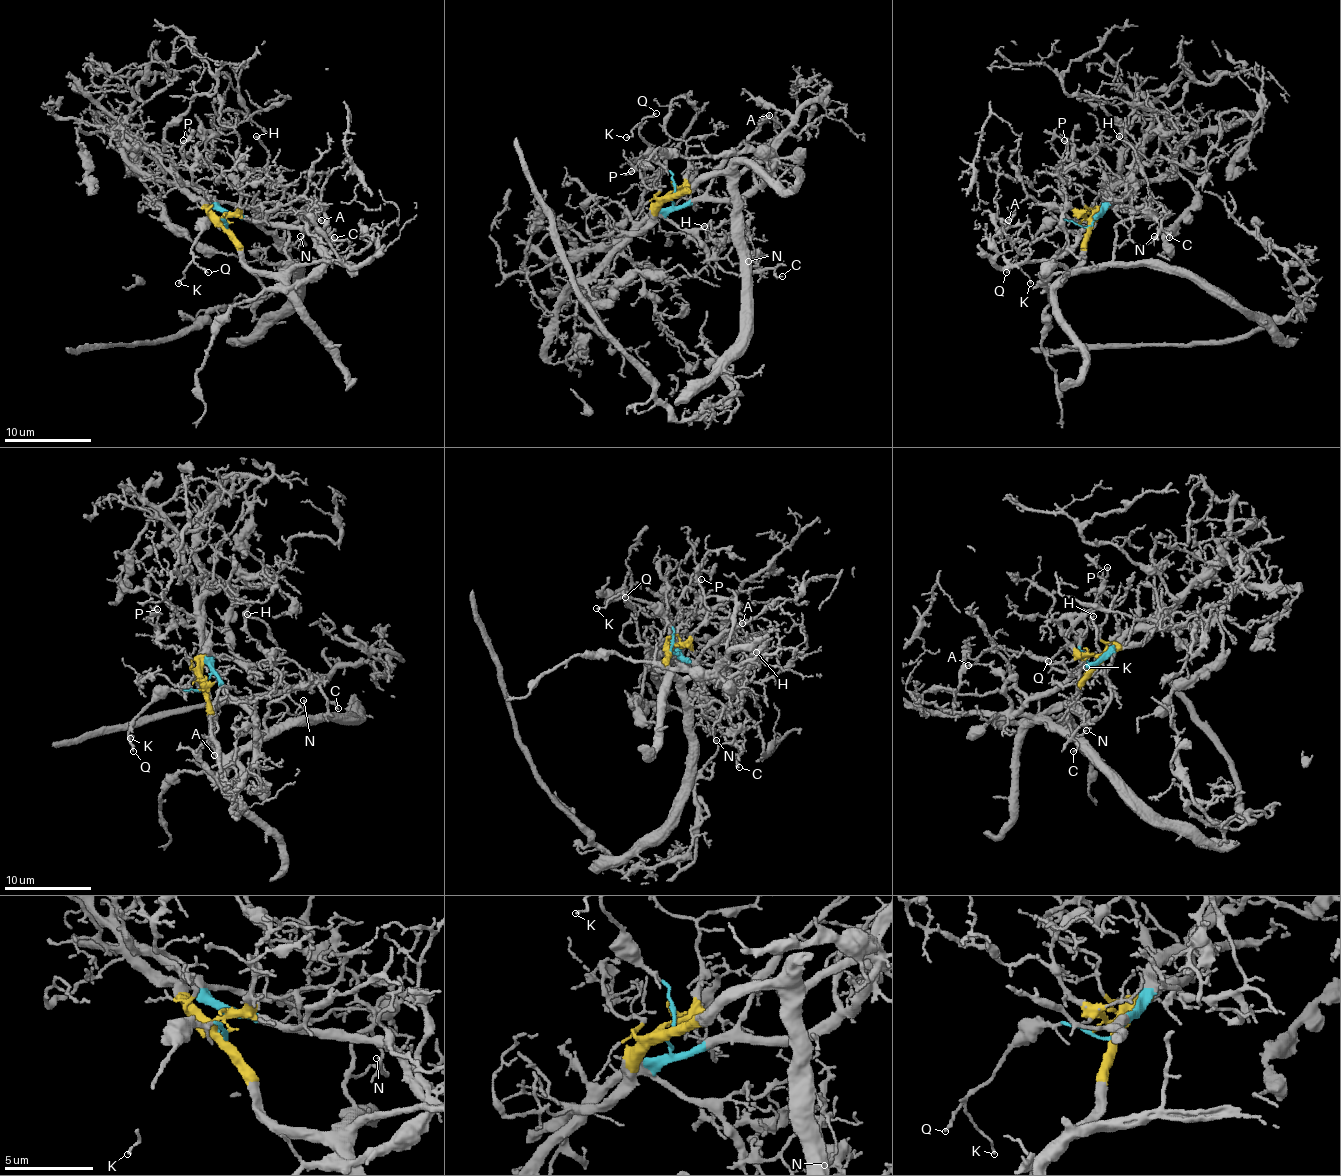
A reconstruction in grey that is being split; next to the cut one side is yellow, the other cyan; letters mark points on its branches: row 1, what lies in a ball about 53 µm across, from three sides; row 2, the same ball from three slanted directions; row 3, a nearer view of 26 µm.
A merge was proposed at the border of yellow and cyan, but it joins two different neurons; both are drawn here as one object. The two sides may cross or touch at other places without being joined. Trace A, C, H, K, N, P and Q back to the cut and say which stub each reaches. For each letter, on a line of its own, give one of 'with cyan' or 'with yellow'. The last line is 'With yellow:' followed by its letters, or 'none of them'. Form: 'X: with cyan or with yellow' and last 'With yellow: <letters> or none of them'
A: with cyan
C: with cyan
H: with cyan
K: with cyan
N: with yellow
P: with yellow
Q: with cyan
With yellow: N, P

